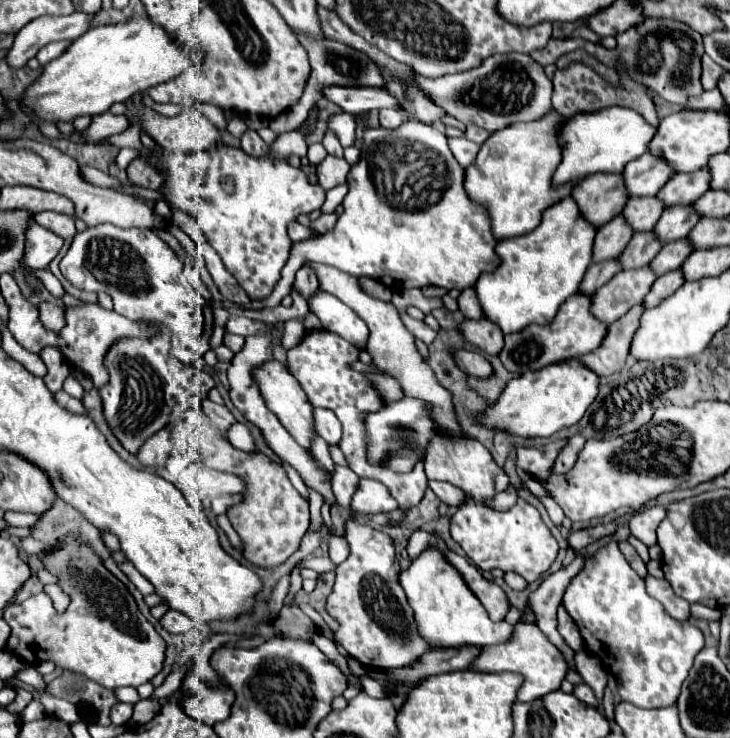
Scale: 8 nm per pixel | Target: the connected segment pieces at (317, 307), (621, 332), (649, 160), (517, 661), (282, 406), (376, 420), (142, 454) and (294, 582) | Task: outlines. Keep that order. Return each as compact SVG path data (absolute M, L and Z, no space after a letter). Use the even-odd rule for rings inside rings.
M319 290L309 300L309 310L315 312L323 328L349 340L353 346L357 346L357 350L365 350L367 338L369 338L367 324L349 306L345 306L331 294Z
M643 304L633 306L625 316L613 322L609 326L609 334L605 336L603 344L591 354L581 356L581 362L585 362L593 372L597 372L597 376L609 376L621 370L627 362L629 346L631 346L633 334L637 332L643 310L645 310Z
M643 154L625 166L625 186L631 196L655 196L665 182L675 174L665 158Z
M519 622L513 638L505 644L495 644L495 646L483 646L479 658L473 662L475 670L481 672L519 672L525 676L525 682L519 690L519 700L521 702L533 702L557 688L561 688L561 682L567 676L567 662L563 654L547 640L547 636L535 626L535 624L525 624Z
M273 360L273 362L267 362L265 366L261 366L259 370L255 370L253 374L257 378L257 384L261 388L261 394L269 406L269 410L273 410L277 414L277 418L281 420L281 424L287 428L287 432L295 438L295 442L305 448L305 450L311 450L311 444L313 444L313 438L317 436L317 430L315 430L315 418L313 418L313 410L315 406L309 402L307 394L303 392L303 388L299 386L299 382L287 372L287 368Z
M405 396L393 404L385 404L375 414L369 414L365 420L369 436L369 462L387 466L395 472L409 472L415 466L419 452L427 450L429 440L435 434L435 426L431 418L425 414L425 410L425 402Z
M161 430L157 432L153 438L147 440L147 444L141 446L137 458L143 466L155 468L155 466L163 466L165 460L169 458L173 450L173 444L169 442L169 430Z
M294 568L290 577L289 592L284 600L284 605L289 606L292 604L292 600L295 594L302 588L302 577L300 574L300 568Z

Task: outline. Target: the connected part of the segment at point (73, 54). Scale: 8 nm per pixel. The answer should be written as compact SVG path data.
M133 14L125 22L95 26L87 34L77 38L63 56L59 56L57 60L49 62L43 68L43 74L37 78L37 82L25 90L23 102L49 122L57 122L57 120L71 122L77 116L85 116L85 114L95 116L95 114L107 112L115 102L125 102L137 92L145 92L151 86L177 78L189 66L201 64L201 62L203 62L203 52L187 52L183 46L179 46L177 40L173 40L167 34L165 28L159 28L157 24L153 24L149 16Z

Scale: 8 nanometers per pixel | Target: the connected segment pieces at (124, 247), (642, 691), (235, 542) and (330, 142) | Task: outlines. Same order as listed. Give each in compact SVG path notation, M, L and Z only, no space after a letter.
M101 224L101 226L87 228L85 232L79 232L73 238L65 258L61 260L61 274L75 288L89 290L89 292L99 292L99 290L107 292L115 302L115 312L119 312L121 316L125 316L129 320L155 320L155 322L171 326L171 332L179 338L177 352L173 352L173 354L181 362L193 364L199 358L203 358L203 354L207 350L211 350L209 338L213 334L213 318L207 312L207 303L212 305L213 300L194 264L189 268L185 268L183 264L183 270L180 274L175 272L175 268L181 268L181 260L155 232L137 230L137 228L123 230L113 224Z
M611 540L585 558L583 570L571 578L561 604L575 620L587 644L603 644L613 662L619 696L639 708L673 706L697 652L705 646L701 630L689 620L679 622L645 592L645 582L627 564L619 544Z
M221 514L216 517L218 525L225 531L227 534L231 544L235 548L242 548L242 542L240 540L240 537L236 533L236 531L233 529L231 523L229 522L229 519L227 518L226 514Z
M327 128L327 132L325 132L325 138L323 138L323 146L325 146L325 150L329 152L329 154L335 154L335 156L343 156L343 148L341 148L341 144L339 144L339 138L337 136L333 136L333 132Z

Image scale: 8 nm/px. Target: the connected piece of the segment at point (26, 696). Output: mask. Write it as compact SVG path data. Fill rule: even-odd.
M21 688L21 690L17 692L15 700L7 706L7 710L9 710L11 714L21 714L21 710L31 702L31 698L33 698L33 694Z

